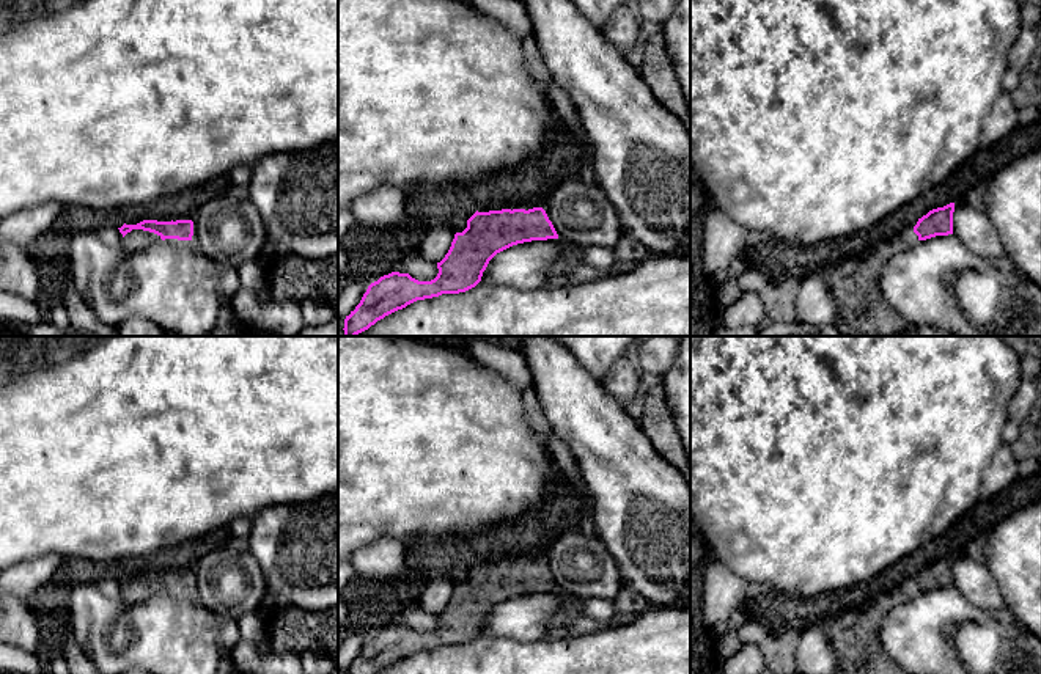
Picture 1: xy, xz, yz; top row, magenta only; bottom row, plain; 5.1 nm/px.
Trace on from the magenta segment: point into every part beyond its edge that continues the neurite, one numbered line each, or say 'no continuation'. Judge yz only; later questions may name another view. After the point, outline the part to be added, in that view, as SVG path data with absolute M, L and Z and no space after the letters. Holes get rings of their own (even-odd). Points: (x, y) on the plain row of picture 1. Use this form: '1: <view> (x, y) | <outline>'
1: yz (854, 633) | M914 581L881 592L870 602L821 621L838 657L841 674L906 674L890 661L877 644L887 614L918 594Z

